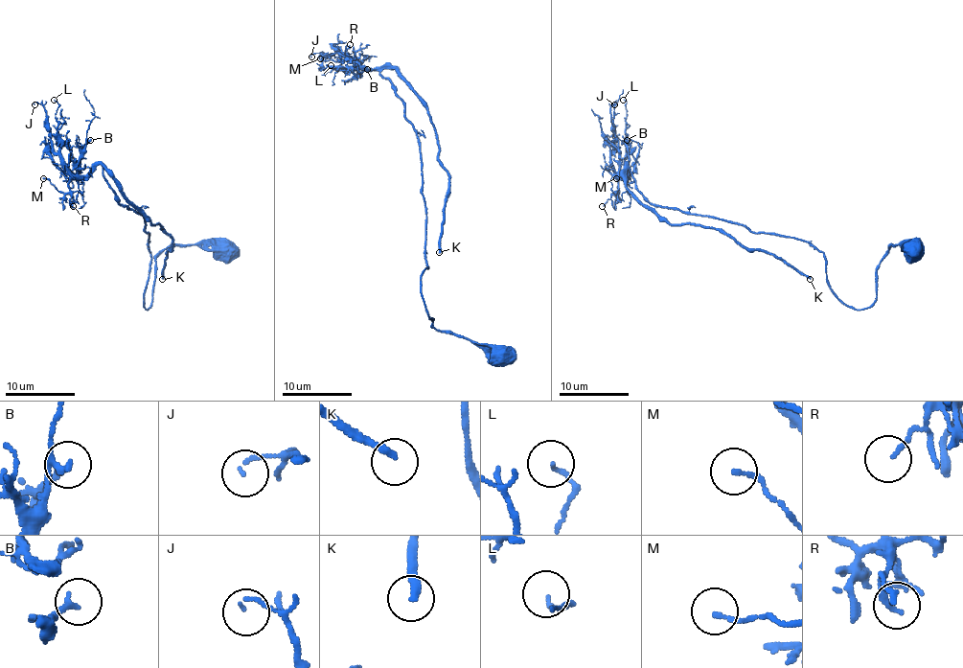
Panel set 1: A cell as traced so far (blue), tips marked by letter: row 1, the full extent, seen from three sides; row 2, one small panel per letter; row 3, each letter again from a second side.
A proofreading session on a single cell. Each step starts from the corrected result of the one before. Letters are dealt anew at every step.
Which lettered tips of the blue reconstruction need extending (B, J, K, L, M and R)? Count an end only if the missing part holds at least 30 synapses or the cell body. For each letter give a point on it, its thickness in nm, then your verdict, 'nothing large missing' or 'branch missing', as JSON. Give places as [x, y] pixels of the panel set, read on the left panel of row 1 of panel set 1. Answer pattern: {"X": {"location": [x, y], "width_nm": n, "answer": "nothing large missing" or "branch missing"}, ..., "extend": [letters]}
{"B": {"location": [90, 140], "width_nm": 140, "answer": "nothing large missing"}, "J": {"location": [34, 104], "width_nm": 100, "answer": "nothing large missing"}, "K": {"location": [162, 279], "width_nm": 240, "answer": "branch missing"}, "L": {"location": [54, 100], "width_nm": 120, "answer": "nothing large missing"}, "M": {"location": [43, 178], "width_nm": 140, "answer": "nothing large missing"}, "R": {"location": [73, 206], "width_nm": 140, "answer": "nothing large missing"}, "extend": ["K"]}

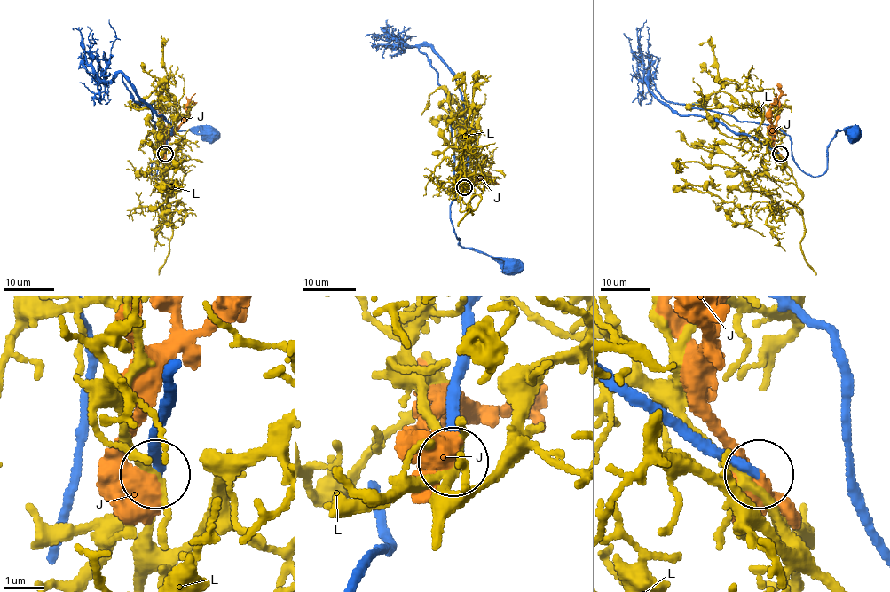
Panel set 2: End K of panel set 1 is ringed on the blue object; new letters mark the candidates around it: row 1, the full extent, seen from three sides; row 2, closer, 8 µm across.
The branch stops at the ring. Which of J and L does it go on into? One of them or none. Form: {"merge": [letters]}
{"merge": ["J"]}

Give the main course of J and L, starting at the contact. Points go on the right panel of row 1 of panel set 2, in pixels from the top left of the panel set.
J: (780, 153), (775, 151), (775, 139), (780, 90), (777, 83)
L: (777, 152), (801, 193), (801, 213), (772, 209), (731, 157), (691, 147), (676, 132)

